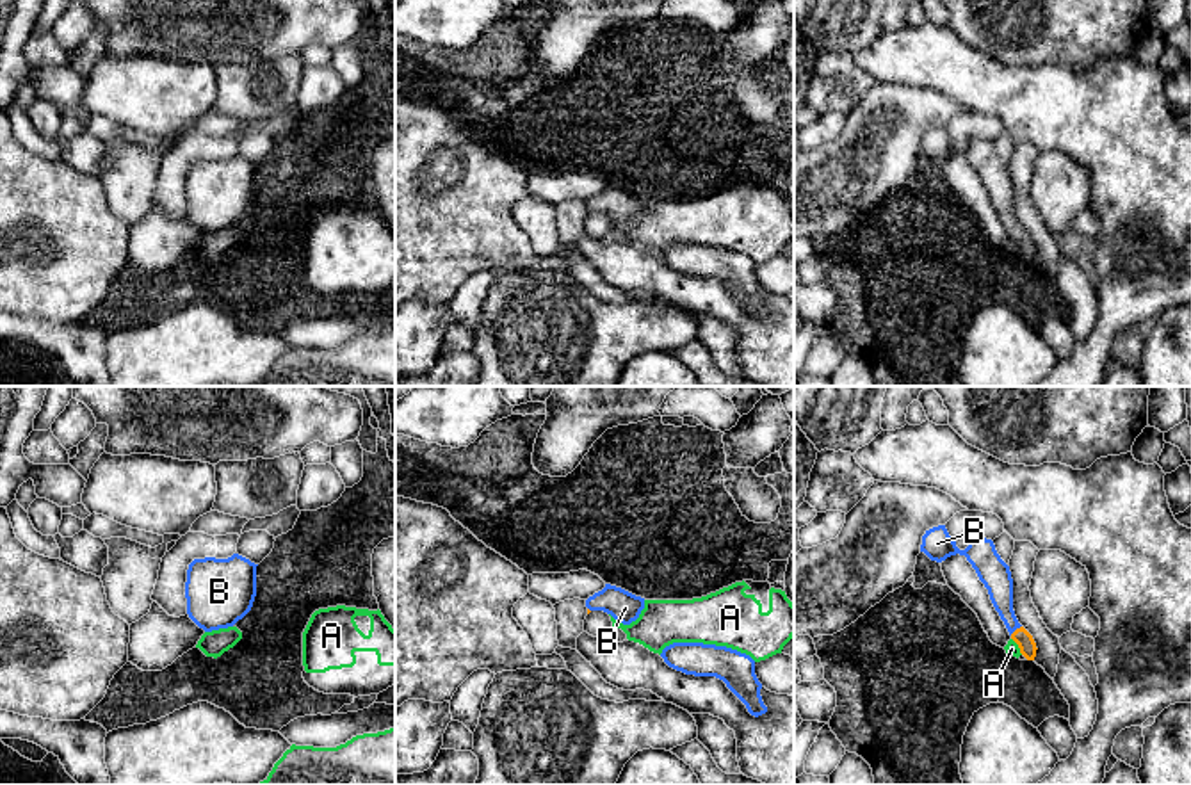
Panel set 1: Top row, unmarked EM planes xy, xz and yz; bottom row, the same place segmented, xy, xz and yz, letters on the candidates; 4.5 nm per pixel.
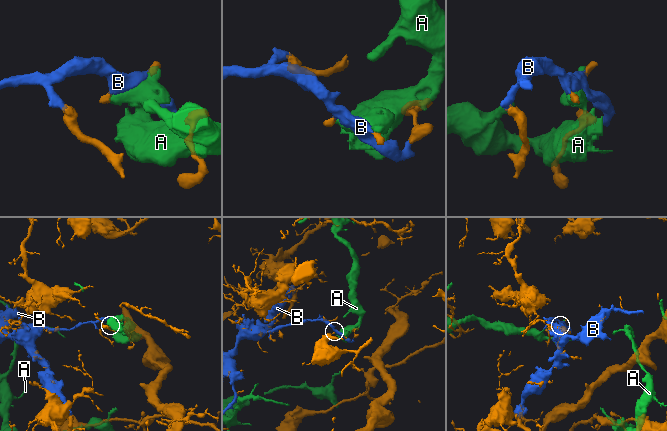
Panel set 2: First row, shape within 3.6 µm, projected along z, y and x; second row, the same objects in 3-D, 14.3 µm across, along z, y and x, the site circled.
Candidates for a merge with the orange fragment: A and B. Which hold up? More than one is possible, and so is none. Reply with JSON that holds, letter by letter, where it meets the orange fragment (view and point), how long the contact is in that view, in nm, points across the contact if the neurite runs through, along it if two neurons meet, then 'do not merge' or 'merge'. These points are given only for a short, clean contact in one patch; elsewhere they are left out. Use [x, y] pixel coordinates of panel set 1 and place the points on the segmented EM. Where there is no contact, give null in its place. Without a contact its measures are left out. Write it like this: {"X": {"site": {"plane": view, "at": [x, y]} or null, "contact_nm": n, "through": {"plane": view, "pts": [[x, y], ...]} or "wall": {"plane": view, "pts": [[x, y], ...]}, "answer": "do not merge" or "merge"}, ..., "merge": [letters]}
{"A": {"site": {"plane": "yz", "at": [1019, 647]}, "contact_nm": 90, "answer": "do not merge"}, "B": {"site": {"plane": "yz", "at": [1017, 629]}, "contact_nm": 70, "answer": "merge"}, "merge": ["B"]}

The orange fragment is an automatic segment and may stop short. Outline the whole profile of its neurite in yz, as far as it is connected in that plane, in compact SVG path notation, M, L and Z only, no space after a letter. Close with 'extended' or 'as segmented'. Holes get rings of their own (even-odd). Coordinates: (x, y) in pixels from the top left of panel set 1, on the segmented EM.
M945 525L933 527L922 536L920 552L931 561L942 562L951 555L965 555L979 580L988 589L990 600L1004 621L1011 639L1018 644L1027 660L1036 657L1033 635L1018 623L1013 611L1013 579L1009 566L1001 559L992 539L972 538L965 550L956 546Z; extended

